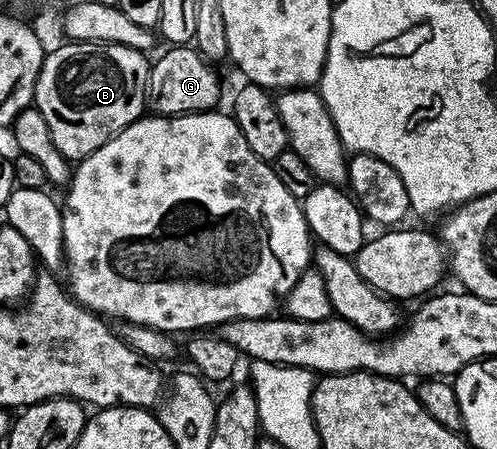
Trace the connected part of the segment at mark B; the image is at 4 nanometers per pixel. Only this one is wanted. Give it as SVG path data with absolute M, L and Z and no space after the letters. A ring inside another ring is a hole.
M62 43L59 49L51 53L49 50L43 56L40 75L36 79L33 108L44 115L44 123L48 123L48 131L52 131L52 143L56 143L56 151L60 151L60 155L64 155L67 161L77 163L92 155L92 151L100 148L109 137L115 137L125 125L143 116L147 108L146 85L150 82L151 67L146 57L143 50L123 45L77 43Z

